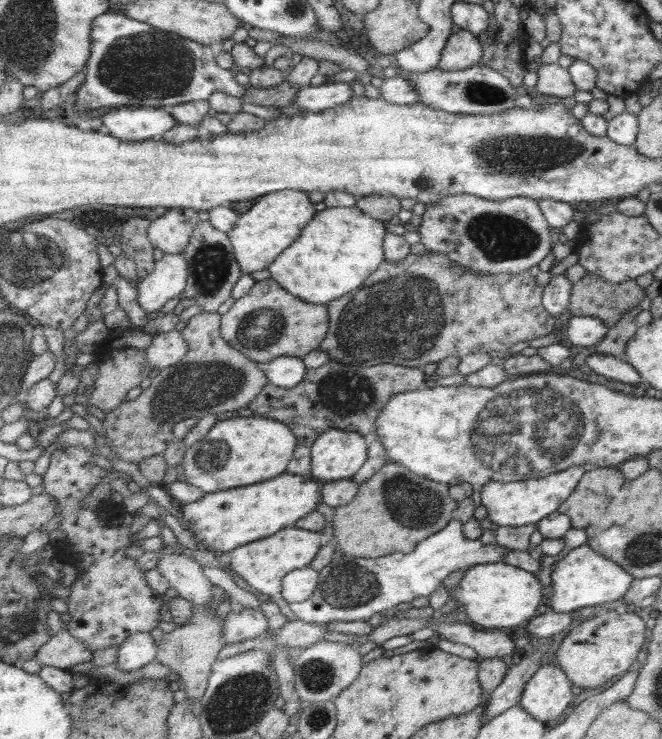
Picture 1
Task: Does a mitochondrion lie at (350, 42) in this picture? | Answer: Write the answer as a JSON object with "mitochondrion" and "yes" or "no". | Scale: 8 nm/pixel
{"mitochondrion":"no"}

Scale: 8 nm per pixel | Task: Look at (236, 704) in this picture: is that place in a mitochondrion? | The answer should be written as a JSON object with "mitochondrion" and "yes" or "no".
{"mitochondrion":"yes"}

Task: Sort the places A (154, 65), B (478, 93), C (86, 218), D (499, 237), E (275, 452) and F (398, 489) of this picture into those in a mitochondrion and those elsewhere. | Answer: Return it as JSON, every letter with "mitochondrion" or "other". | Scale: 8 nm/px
{"A":"mitochondrion","B":"mitochondrion","C":"other","D":"mitochondrion","E":"other","F":"mitochondrion"}

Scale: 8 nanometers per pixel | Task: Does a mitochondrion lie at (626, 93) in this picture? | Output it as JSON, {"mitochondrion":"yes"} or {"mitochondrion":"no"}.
{"mitochondrion":"no"}

